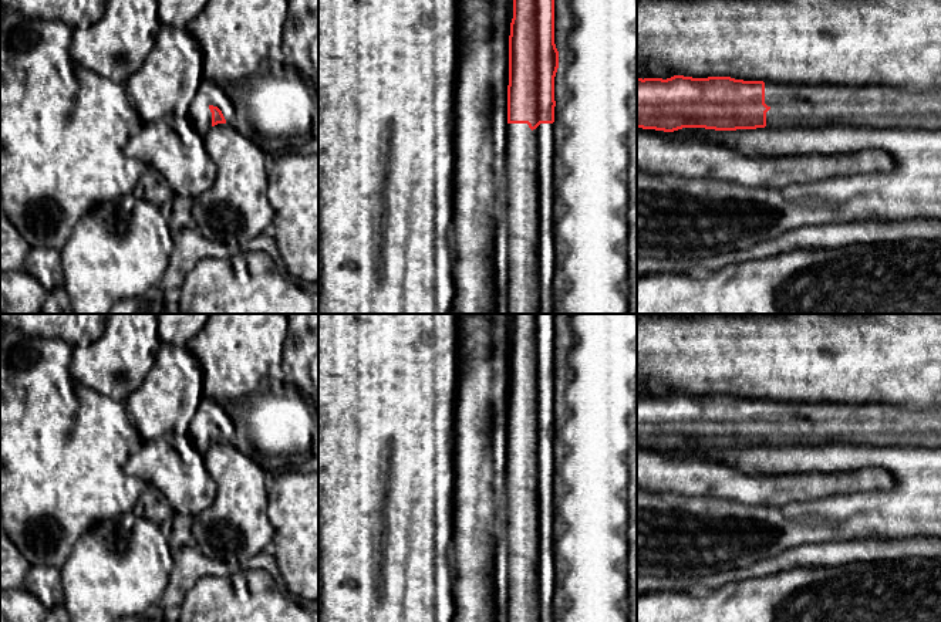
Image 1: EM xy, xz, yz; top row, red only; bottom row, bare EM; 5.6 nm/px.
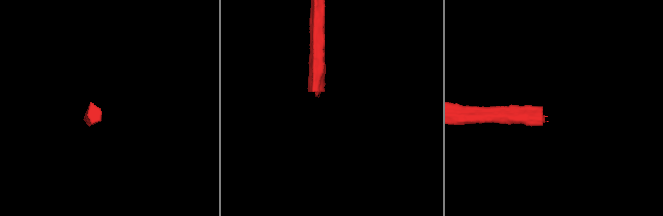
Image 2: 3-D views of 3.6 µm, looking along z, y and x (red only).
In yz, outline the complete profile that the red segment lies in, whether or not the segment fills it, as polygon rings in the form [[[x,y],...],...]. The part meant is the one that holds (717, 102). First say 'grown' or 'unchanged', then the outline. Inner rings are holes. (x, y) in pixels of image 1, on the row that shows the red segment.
grown | [[[731,77],[637,78],[637,128],[674,132],[682,128],[736,131],[756,128],[832,126],[941,131],[941,88],[840,87],[832,84],[775,84]]]

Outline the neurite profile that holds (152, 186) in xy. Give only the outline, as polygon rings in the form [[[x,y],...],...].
[[[148,168],[139,179],[135,196],[138,199],[146,199],[148,202],[162,207],[172,202],[173,192],[156,169]]]

